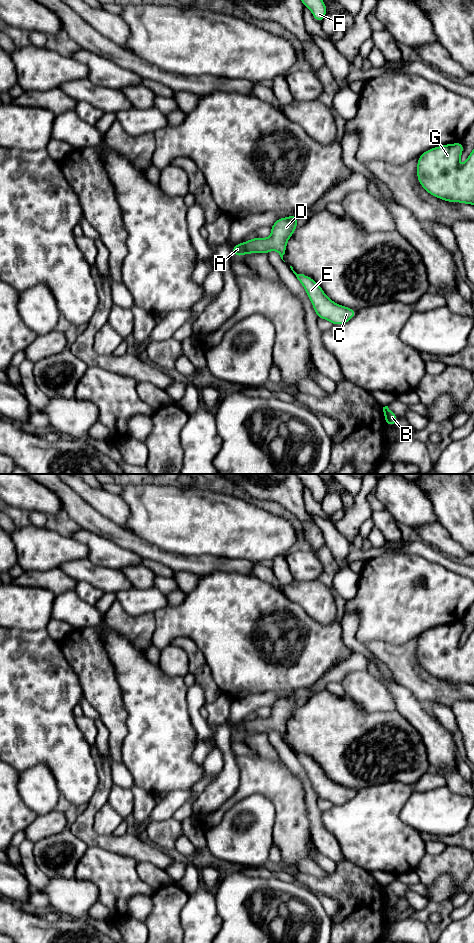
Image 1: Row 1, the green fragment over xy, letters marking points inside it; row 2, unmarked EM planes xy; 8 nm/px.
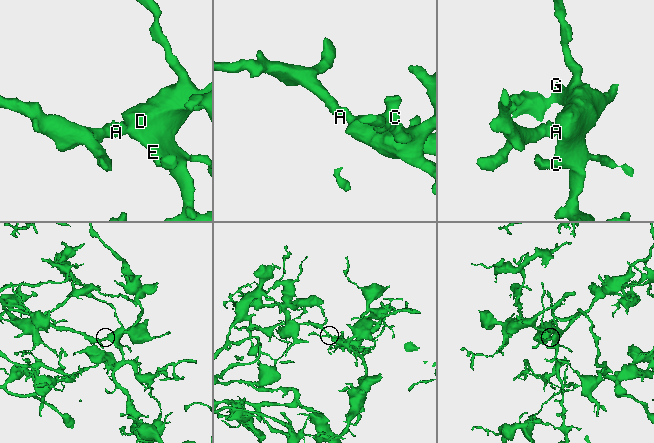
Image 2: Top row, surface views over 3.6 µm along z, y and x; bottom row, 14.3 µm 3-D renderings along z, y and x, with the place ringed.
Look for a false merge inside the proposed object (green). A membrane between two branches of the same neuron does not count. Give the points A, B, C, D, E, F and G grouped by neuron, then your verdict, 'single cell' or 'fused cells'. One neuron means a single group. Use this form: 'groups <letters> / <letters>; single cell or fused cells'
groups A B C D E F G; single cell

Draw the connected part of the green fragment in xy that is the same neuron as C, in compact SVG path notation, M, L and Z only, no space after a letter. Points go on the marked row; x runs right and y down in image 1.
M292 266L290 268L304 287L318 318L330 321L333 325L342 325L357 314L356 310L336 304L328 298L320 285L311 277L297 274Z

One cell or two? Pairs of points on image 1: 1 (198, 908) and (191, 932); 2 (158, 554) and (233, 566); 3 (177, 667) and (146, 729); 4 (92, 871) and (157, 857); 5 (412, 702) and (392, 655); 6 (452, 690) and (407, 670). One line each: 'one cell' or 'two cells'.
1: one cell
2: one cell
3: two cells
4: two cells
5: two cells
6: one cell

